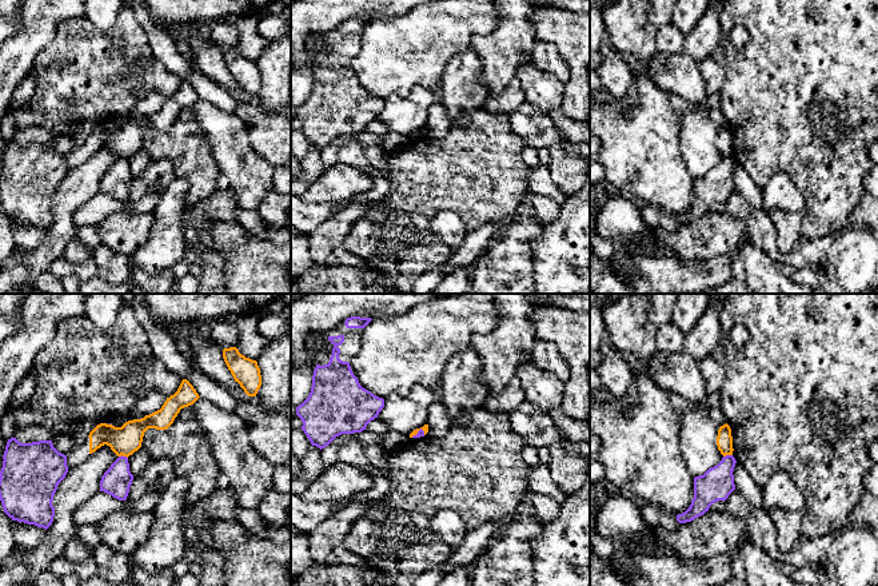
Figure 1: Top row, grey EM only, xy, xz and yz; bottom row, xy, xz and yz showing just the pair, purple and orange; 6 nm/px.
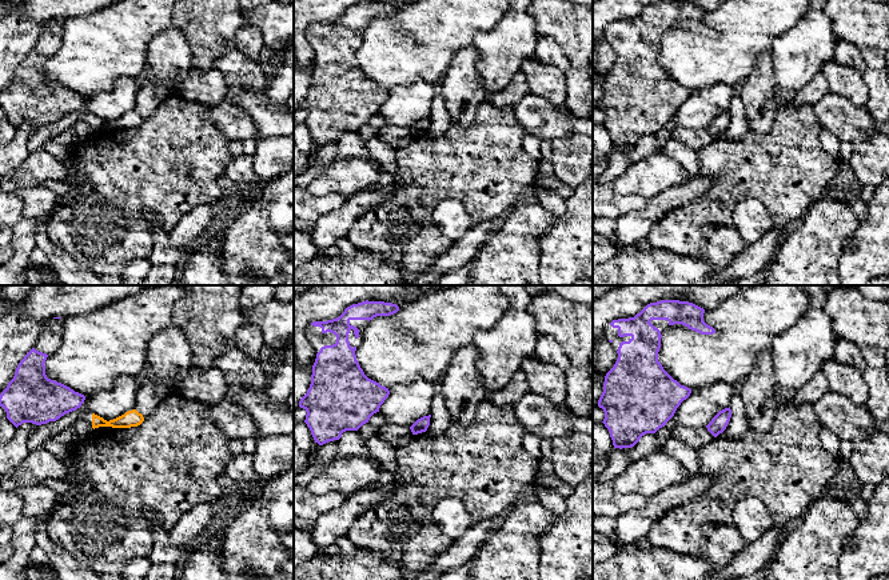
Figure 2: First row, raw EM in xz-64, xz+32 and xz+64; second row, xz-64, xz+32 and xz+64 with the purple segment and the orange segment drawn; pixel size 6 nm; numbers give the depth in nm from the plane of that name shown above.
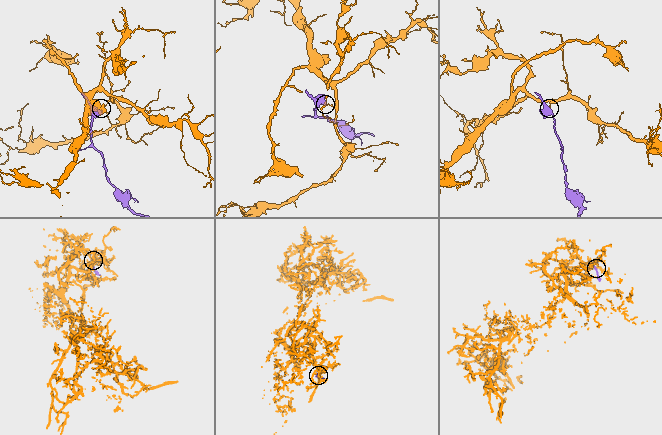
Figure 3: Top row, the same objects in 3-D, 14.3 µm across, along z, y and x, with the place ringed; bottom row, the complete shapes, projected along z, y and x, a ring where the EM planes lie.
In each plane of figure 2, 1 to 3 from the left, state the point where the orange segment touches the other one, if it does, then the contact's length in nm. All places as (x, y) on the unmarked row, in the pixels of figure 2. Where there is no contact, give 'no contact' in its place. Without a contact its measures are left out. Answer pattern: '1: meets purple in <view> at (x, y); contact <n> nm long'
1: no contact
2: no contact
3: no contact

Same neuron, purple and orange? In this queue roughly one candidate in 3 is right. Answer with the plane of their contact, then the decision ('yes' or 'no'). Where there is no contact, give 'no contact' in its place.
xy | no

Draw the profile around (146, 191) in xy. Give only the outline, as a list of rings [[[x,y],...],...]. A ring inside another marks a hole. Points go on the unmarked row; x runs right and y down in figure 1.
[[[152,160],[145,171],[133,179],[125,200],[128,212],[153,212],[169,183],[175,179],[169,160]]]

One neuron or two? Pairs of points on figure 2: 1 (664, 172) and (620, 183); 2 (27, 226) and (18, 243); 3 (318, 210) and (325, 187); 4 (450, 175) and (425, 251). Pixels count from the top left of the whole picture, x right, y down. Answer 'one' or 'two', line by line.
1: one
2: one
3: two
4: one

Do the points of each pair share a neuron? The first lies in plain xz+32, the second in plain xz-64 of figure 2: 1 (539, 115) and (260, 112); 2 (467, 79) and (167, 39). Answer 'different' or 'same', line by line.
1: different
2: same

